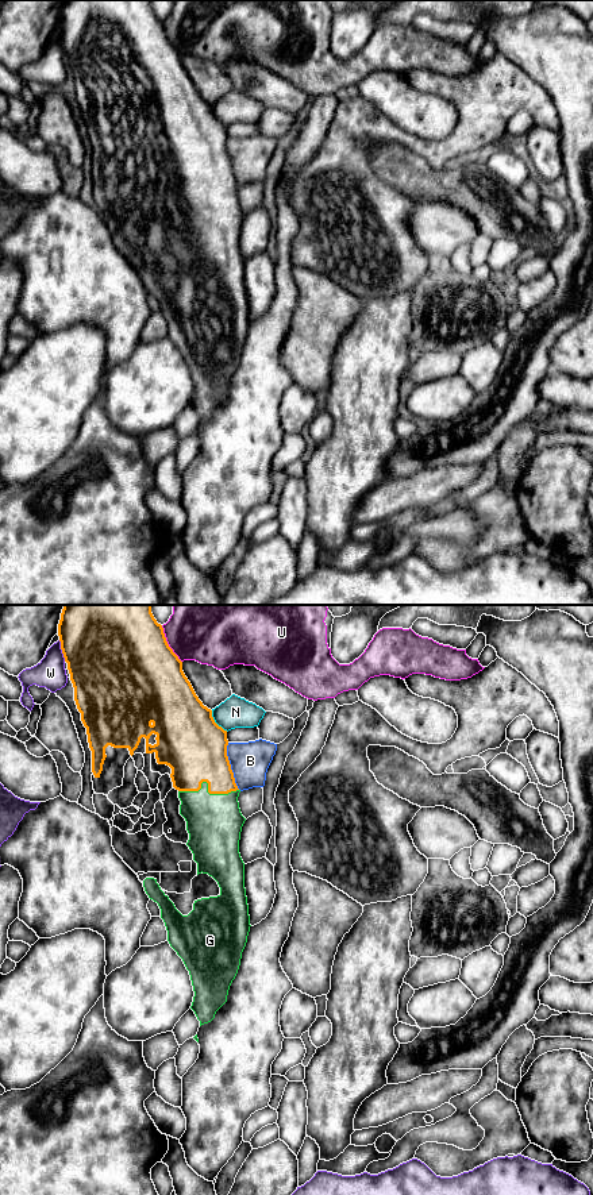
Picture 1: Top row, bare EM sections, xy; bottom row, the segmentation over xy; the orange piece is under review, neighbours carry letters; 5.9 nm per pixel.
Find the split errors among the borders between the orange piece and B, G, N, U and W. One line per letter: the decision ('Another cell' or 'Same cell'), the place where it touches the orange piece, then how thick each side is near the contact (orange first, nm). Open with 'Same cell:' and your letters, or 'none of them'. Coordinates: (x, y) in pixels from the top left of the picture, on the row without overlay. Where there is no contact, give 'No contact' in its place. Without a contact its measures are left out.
Same cell: G
B: Another cell. Touches orange at xy (230, 161). Thickness 380 nm (orange) against 220 nm
G: Same cell. Touches orange at xy (208, 181). Thickness 380 nm (orange) against 340 nm
N: Another cell. Touches orange at xy (215, 118). Thickness 380 nm (orange) against 190 nm
U: Another cell. Touches orange at xy (168, 39). Thickness 500 nm (orange) against 420 nm
W: Another cell. Touches orange at xy (62, 46). Thickness 500 nm (orange) against 180 nm

